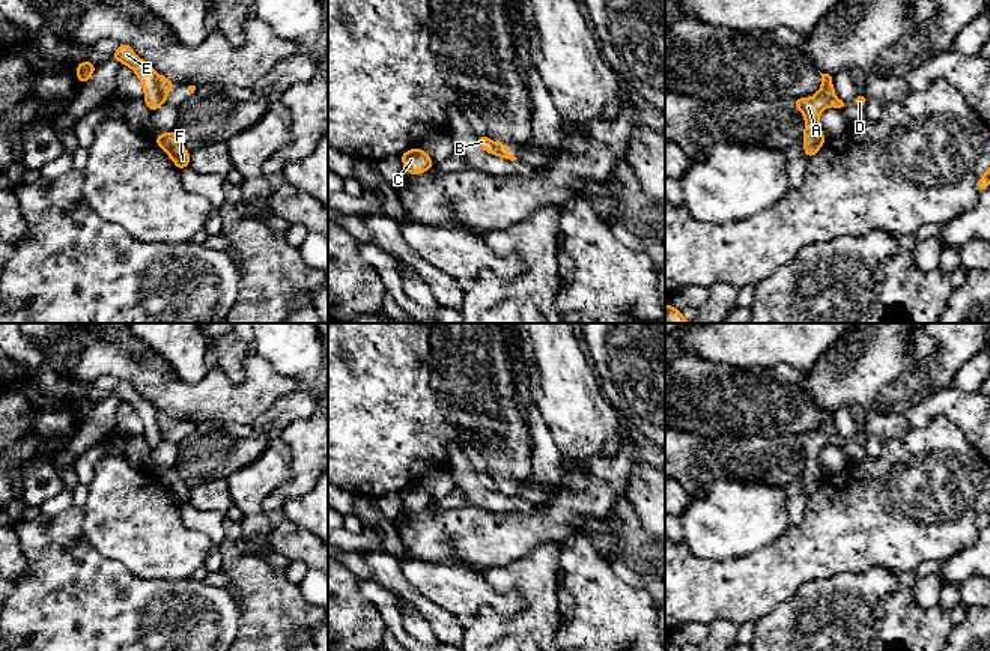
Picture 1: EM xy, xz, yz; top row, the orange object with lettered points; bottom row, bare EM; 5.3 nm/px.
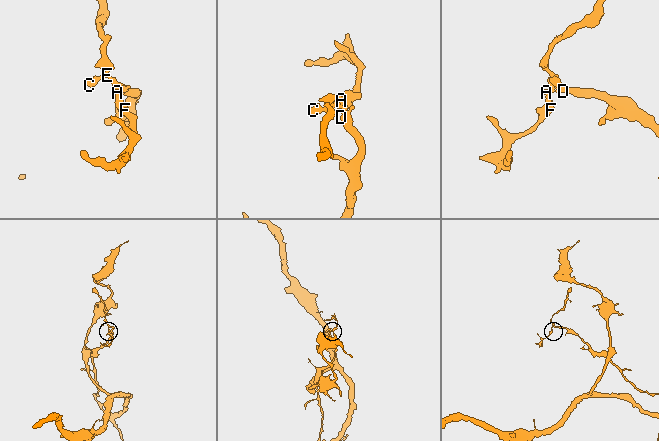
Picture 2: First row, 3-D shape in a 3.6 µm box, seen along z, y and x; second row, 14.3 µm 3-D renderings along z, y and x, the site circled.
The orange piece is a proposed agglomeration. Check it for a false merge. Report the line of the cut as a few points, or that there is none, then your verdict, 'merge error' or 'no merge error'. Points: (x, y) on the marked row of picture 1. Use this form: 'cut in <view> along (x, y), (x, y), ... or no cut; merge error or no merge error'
cut in xy along (158, 75), (158, 92), (164, 101); merge error

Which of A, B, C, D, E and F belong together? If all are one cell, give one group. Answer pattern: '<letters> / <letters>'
A B C E F / D

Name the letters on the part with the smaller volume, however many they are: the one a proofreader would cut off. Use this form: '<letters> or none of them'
A, B, C, E, F

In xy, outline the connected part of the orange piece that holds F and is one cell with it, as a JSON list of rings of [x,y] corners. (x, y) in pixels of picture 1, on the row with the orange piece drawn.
[[[175,129],[159,135],[153,135],[153,138],[156,144],[170,156],[179,171],[188,167],[191,153],[181,143]]]

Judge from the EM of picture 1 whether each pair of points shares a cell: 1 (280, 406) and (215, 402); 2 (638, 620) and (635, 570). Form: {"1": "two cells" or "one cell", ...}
{"1": "two cells", "2": "two cells"}

